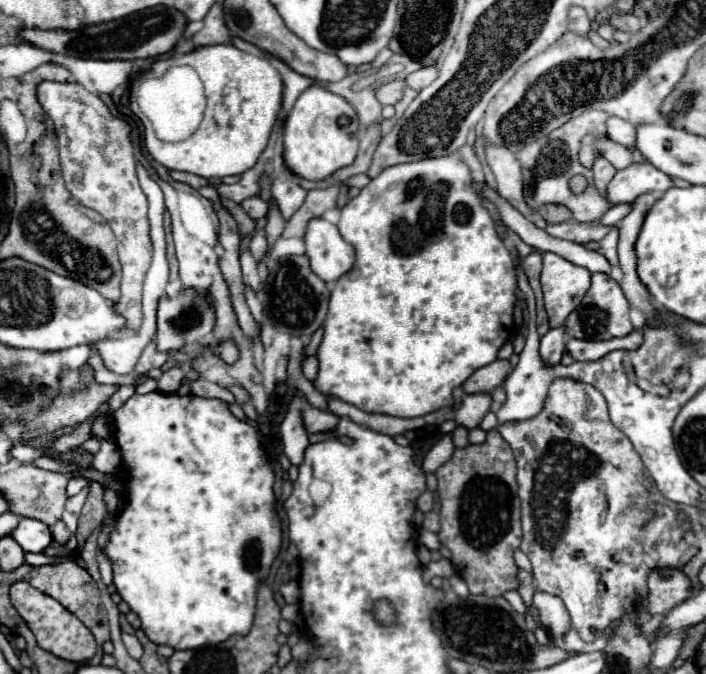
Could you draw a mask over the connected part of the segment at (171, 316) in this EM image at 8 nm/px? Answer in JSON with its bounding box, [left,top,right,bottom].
[154,288,216,352]

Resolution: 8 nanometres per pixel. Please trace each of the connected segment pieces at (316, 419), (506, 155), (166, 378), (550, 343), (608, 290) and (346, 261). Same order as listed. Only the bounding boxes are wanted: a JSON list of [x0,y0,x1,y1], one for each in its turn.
[[302,404,338,432],[482,138,532,216],[158,368,184,394],[540,328,564,366],[566,274,634,340],[306,218,356,282]]

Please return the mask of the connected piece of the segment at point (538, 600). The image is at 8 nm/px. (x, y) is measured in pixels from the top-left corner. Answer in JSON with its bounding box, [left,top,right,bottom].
[534,592,570,636]

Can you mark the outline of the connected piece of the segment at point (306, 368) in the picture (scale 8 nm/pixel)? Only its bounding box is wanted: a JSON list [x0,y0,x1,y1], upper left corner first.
[302,356,318,380]

